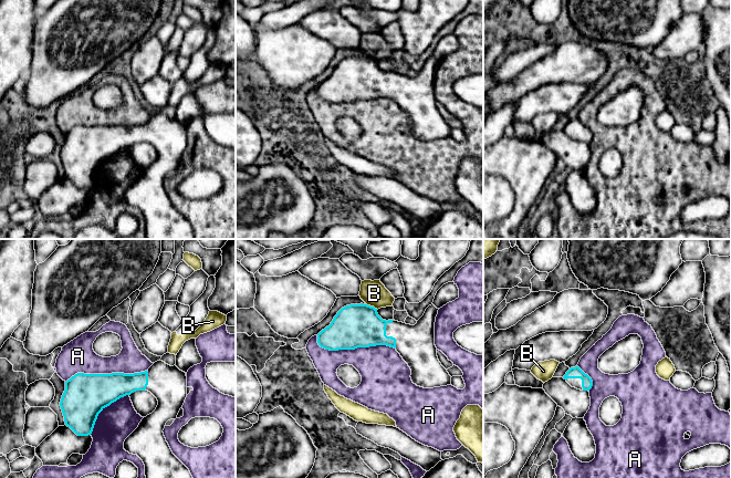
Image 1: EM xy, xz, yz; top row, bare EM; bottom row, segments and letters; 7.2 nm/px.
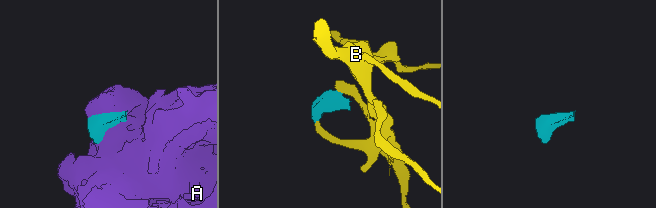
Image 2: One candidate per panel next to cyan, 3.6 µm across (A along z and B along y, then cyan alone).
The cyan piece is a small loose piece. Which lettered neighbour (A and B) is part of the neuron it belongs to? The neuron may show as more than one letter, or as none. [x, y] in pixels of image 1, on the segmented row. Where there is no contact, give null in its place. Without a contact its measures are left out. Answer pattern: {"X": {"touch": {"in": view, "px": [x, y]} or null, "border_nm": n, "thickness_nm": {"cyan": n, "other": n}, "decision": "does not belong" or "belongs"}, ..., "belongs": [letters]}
{"A": {"touch": {"in": "xz", "px": [352, 349]}, "border_nm": 600, "thickness_nm": {"cyan": 320, "other": 320}, "decision": "does not belong"}, "B": {"touch": {"in": "xz", "px": [372, 307]}, "border_nm": 100, "thickness_nm": {"cyan": 320, "other": 190}, "decision": "does not belong"}, "belongs": []}

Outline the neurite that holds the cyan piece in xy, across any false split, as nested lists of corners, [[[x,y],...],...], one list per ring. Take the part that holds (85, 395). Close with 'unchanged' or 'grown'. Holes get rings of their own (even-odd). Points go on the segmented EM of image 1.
[[[157,361],[147,371],[134,374],[75,374],[65,382],[65,391],[60,402],[65,425],[77,436],[88,436],[93,432],[98,414],[105,407],[136,391],[150,392],[157,398],[158,405],[125,439],[124,449],[143,460],[146,478],[192,478],[189,469],[173,454],[163,433],[166,423],[177,418],[187,397],[186,373],[176,365],[170,366]]] | grown

